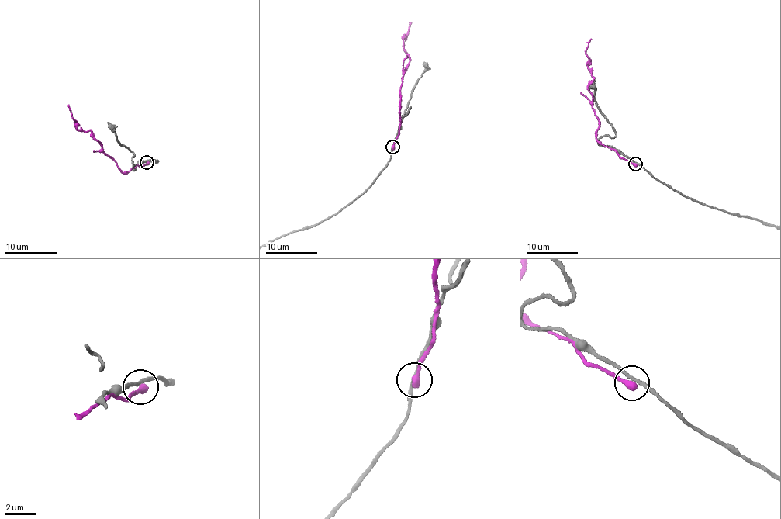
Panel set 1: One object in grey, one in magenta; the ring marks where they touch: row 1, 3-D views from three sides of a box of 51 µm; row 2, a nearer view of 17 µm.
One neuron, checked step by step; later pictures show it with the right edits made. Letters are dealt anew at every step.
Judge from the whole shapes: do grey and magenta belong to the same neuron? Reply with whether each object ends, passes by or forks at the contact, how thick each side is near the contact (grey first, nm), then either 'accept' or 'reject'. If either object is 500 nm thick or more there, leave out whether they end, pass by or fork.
grey passes by; magenta ends; calibres 200 and 400 nm; reject

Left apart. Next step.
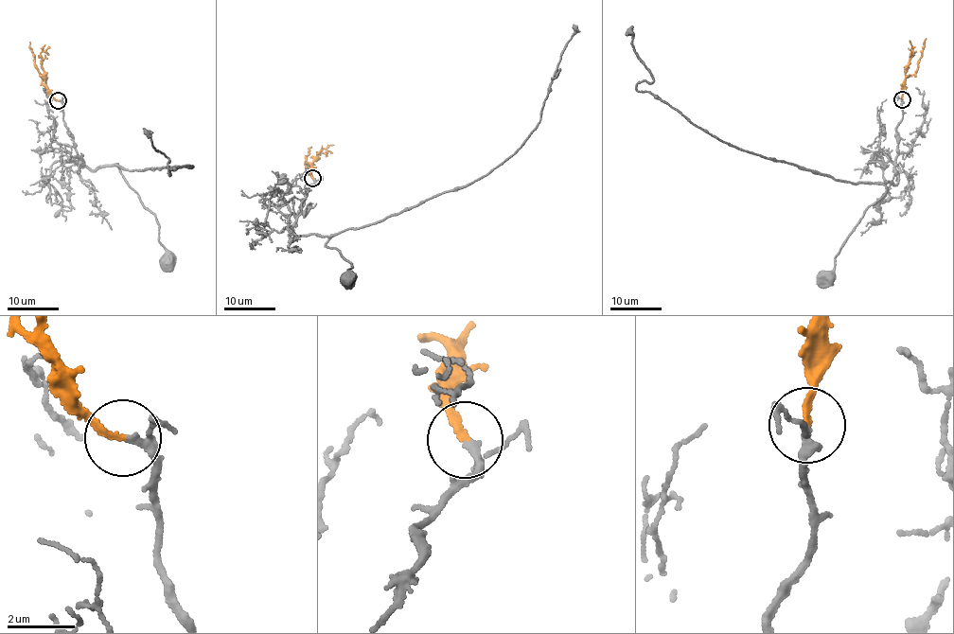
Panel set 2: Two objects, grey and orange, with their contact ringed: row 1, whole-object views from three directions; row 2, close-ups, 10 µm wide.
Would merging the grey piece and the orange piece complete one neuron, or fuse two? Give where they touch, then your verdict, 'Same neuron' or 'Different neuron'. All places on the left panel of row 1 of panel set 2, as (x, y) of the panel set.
Place: (58, 100). Same neuron

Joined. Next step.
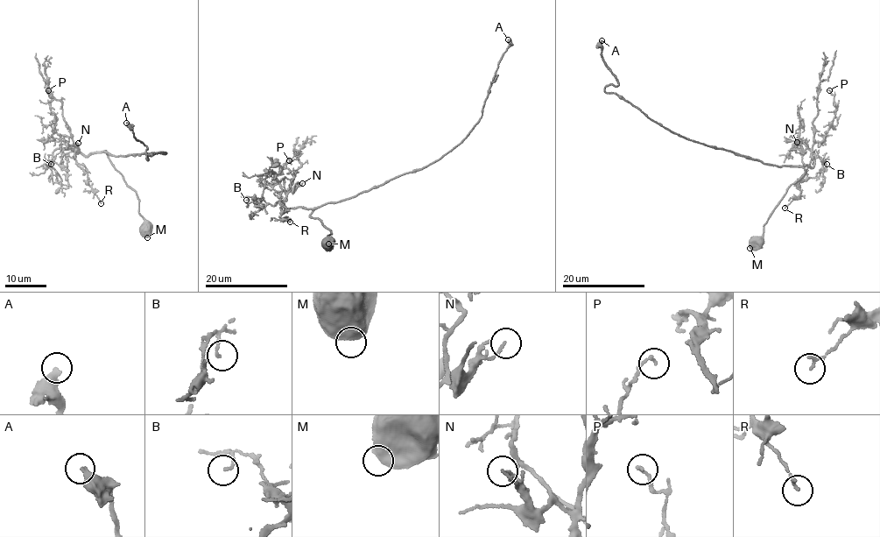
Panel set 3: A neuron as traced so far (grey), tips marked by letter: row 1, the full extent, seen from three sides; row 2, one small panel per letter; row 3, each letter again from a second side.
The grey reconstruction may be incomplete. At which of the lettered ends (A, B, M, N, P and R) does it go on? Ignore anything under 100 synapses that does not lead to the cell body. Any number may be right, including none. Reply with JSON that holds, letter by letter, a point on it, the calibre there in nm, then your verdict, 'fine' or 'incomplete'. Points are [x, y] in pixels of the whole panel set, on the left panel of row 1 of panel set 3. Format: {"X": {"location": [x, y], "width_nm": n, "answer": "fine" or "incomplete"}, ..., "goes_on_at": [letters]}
{"A": {"location": [126, 123], "width_nm": 420, "answer": "fine"}, "B": {"location": [51, 164], "width_nm": 110, "answer": "fine"}, "M": {"location": [147, 237], "width_nm": 1000, "answer": "fine"}, "N": {"location": [78, 143], "width_nm": 100, "answer": "fine"}, "P": {"location": [48, 90], "width_nm": 130, "answer": "fine"}, "R": {"location": [101, 203], "width_nm": 150, "answer": "fine"}, "goes_on_at": []}

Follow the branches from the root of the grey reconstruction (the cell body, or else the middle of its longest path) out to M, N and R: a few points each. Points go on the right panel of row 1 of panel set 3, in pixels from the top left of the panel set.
M: (741, 156), (768, 164), (793, 165), (804, 169), (802, 176), (790, 185), (767, 219), (758, 243), (749, 248)
N: (741, 156), (779, 166), (806, 164), (811, 167), (814, 165), (811, 151), (797, 142)
R: (741, 156), (782, 166), (806, 164), (811, 167), (813, 161), (811, 160), (799, 180), (799, 194), (784, 208)

